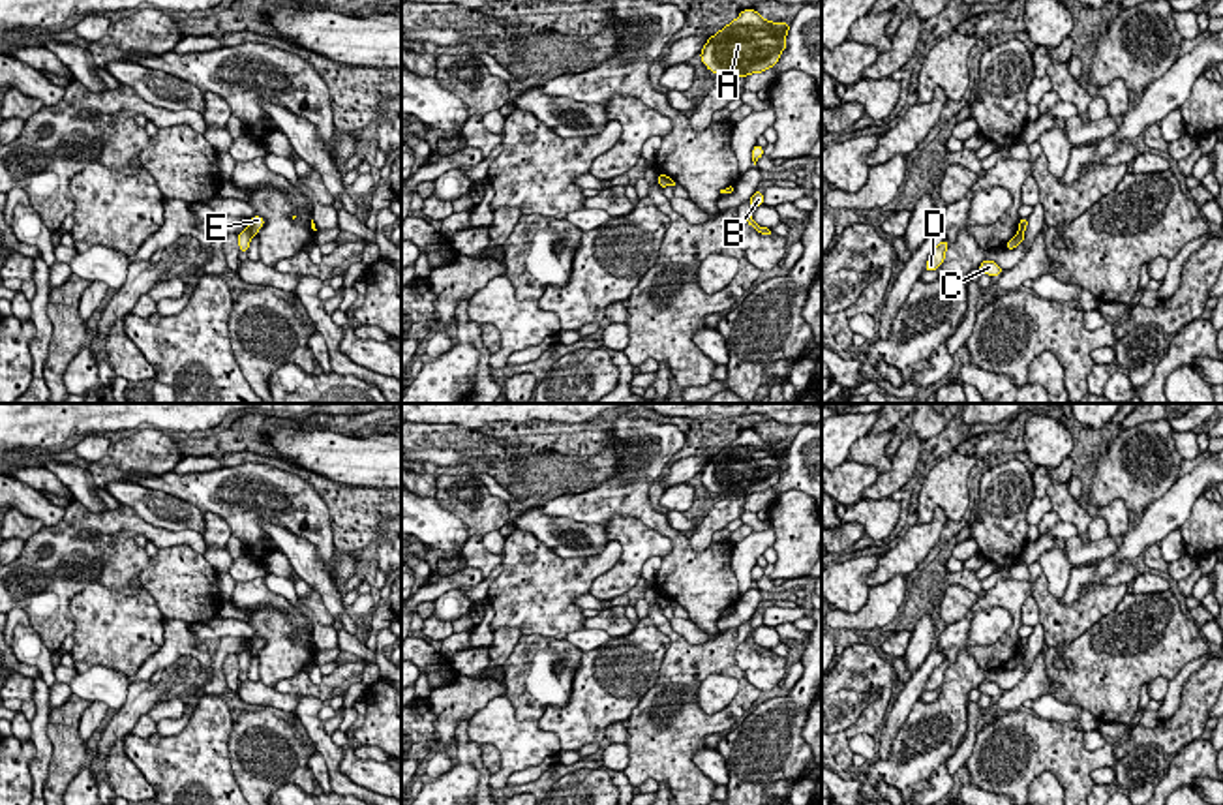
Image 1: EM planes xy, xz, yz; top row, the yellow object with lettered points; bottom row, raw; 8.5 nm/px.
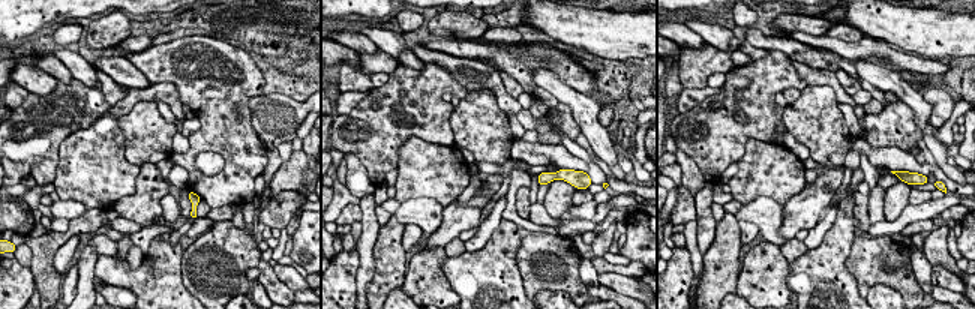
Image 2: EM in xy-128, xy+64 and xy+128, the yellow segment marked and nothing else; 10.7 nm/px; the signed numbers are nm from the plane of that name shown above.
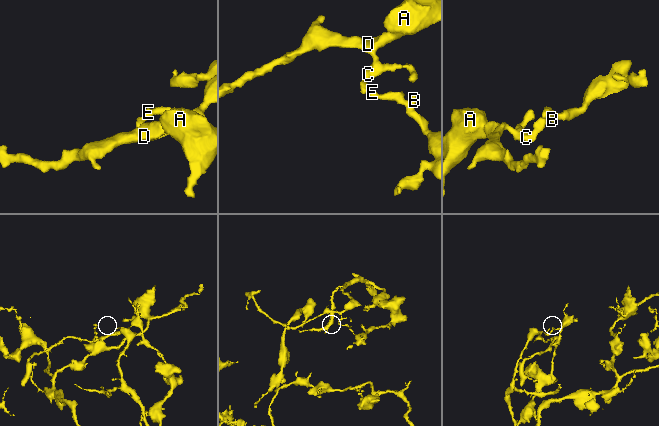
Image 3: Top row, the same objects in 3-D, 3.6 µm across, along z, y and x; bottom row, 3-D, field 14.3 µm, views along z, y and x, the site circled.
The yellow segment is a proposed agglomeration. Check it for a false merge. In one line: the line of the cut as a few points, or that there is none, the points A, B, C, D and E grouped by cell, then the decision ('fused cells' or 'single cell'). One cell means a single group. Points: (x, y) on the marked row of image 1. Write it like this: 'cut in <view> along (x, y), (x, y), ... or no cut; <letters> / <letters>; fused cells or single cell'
cut in xy along (248, 227), (252, 235); A C D / B E; fused cells

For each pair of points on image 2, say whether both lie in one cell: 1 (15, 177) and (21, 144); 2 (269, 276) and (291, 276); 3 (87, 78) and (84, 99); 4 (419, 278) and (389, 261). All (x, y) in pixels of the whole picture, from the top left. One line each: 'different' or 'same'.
1: different
2: different
3: different
4: different

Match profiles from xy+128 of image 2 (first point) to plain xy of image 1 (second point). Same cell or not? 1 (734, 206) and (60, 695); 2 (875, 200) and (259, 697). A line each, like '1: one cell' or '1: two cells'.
1: one cell
2: one cell

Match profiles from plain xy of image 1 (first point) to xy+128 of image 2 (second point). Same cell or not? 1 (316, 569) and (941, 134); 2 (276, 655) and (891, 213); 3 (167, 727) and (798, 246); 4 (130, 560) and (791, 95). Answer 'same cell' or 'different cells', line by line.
1: different cells
2: same cell
3: different cells
4: different cells

